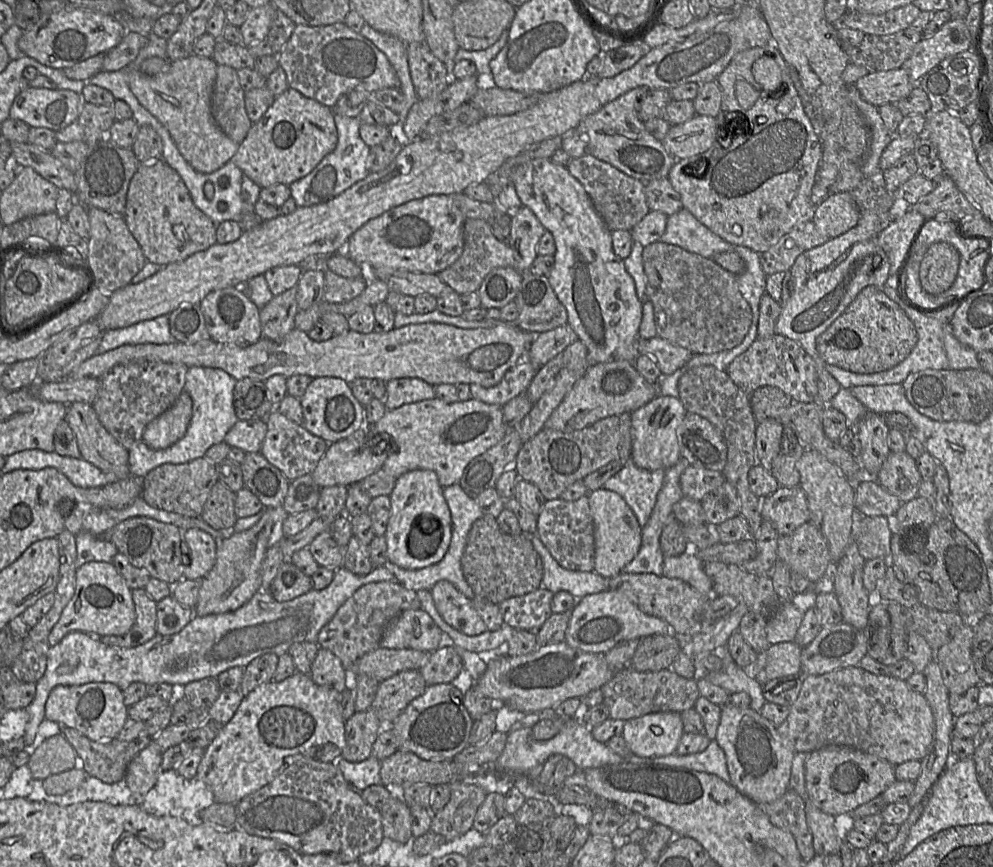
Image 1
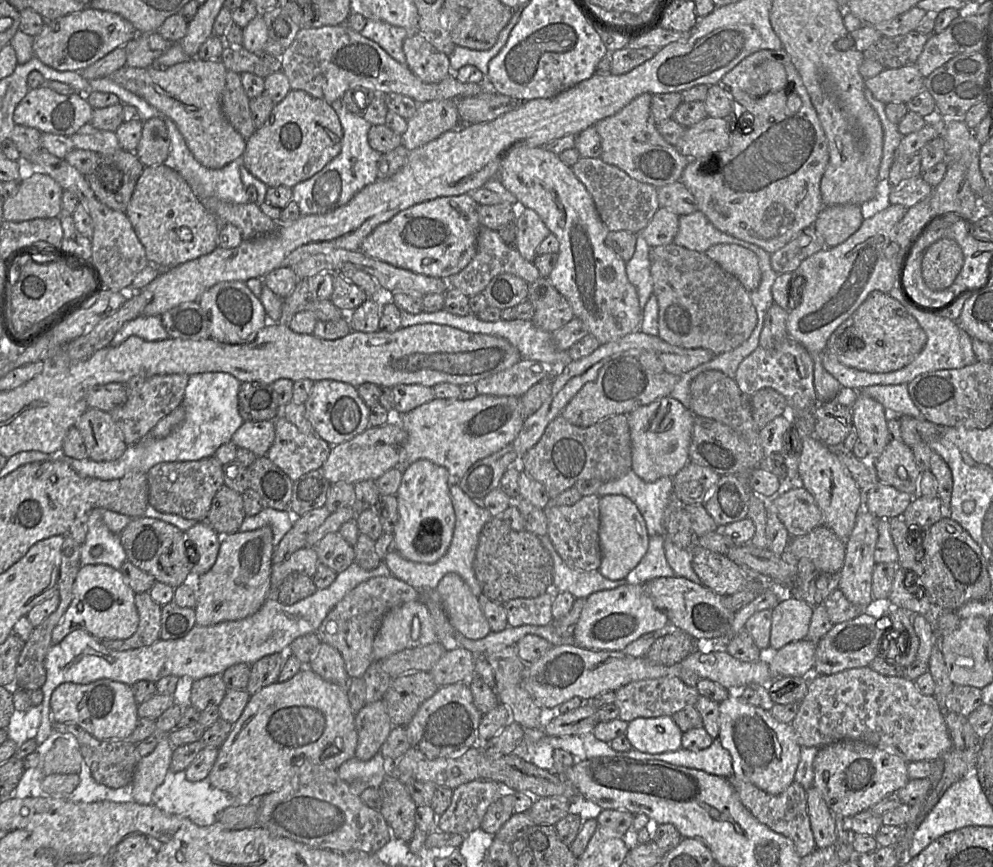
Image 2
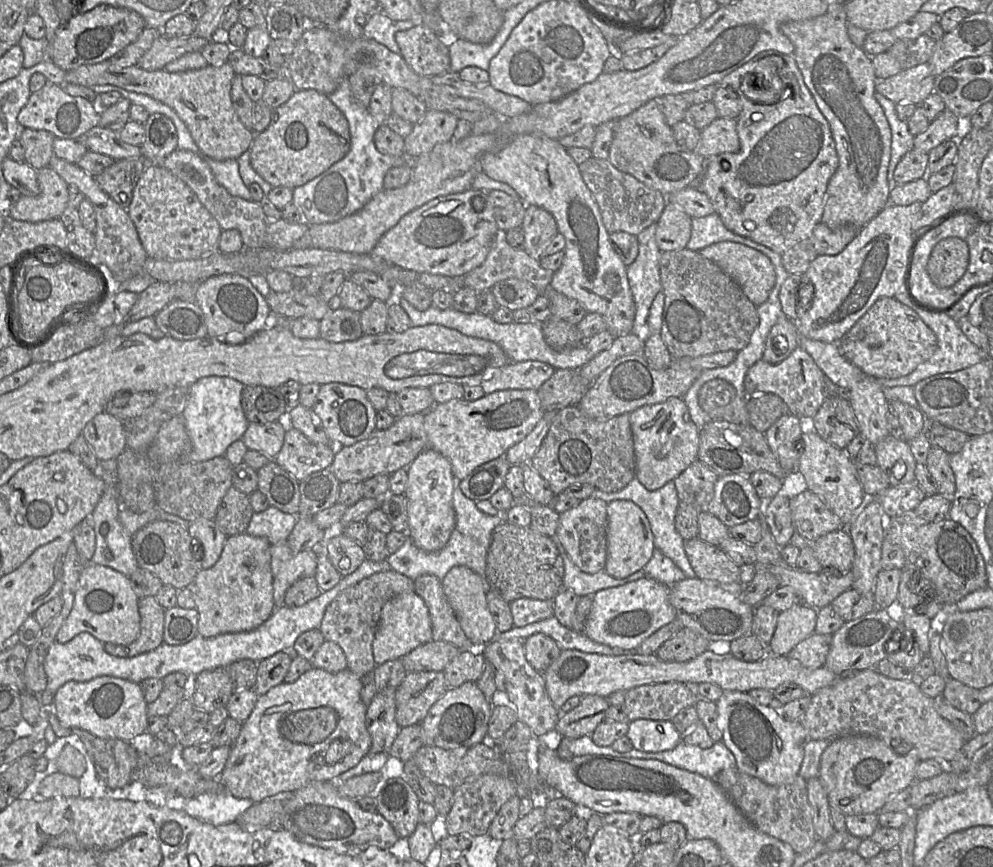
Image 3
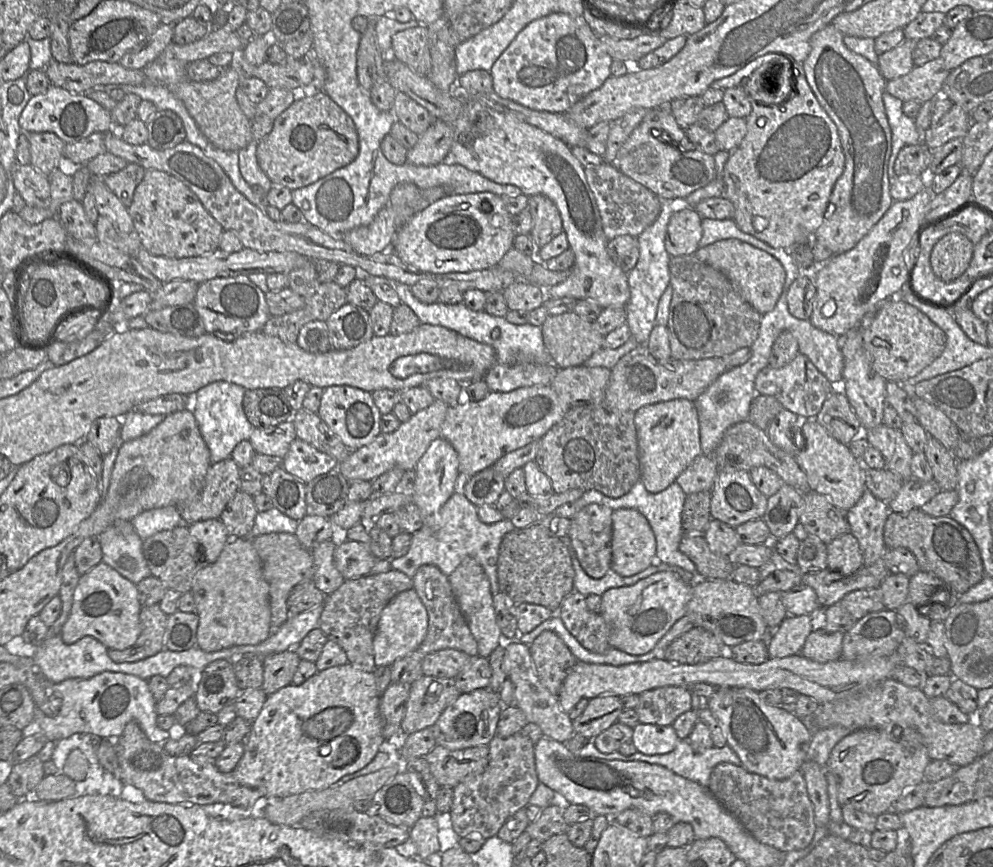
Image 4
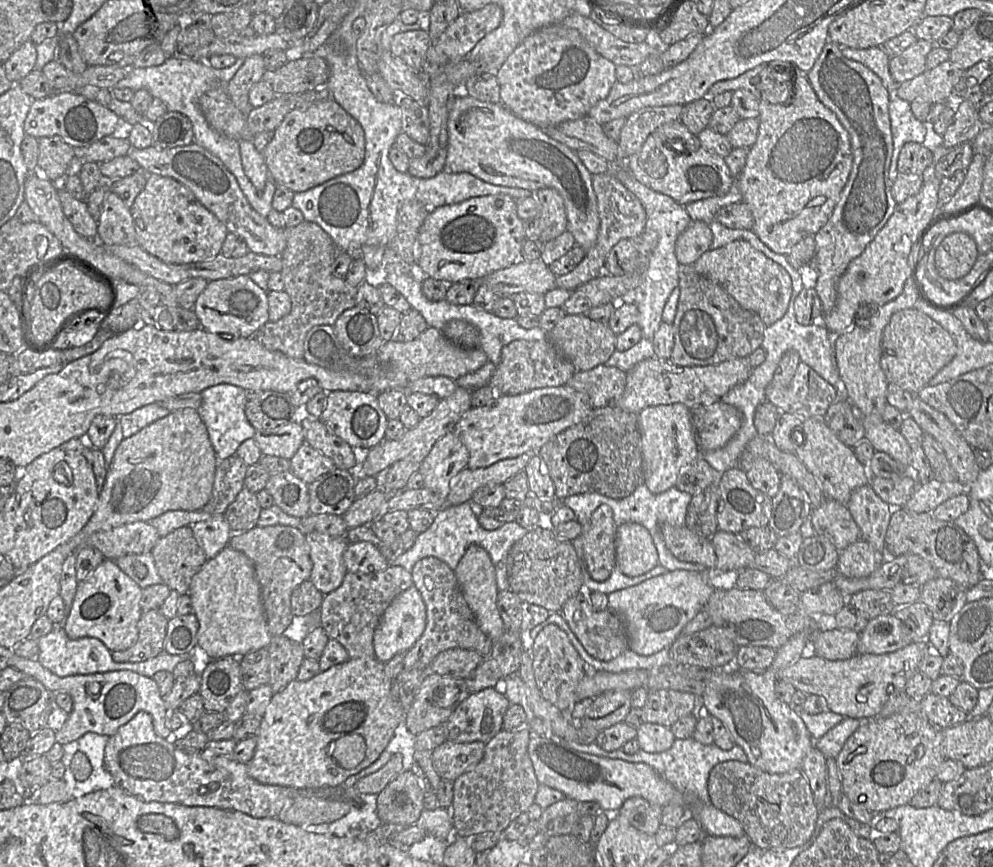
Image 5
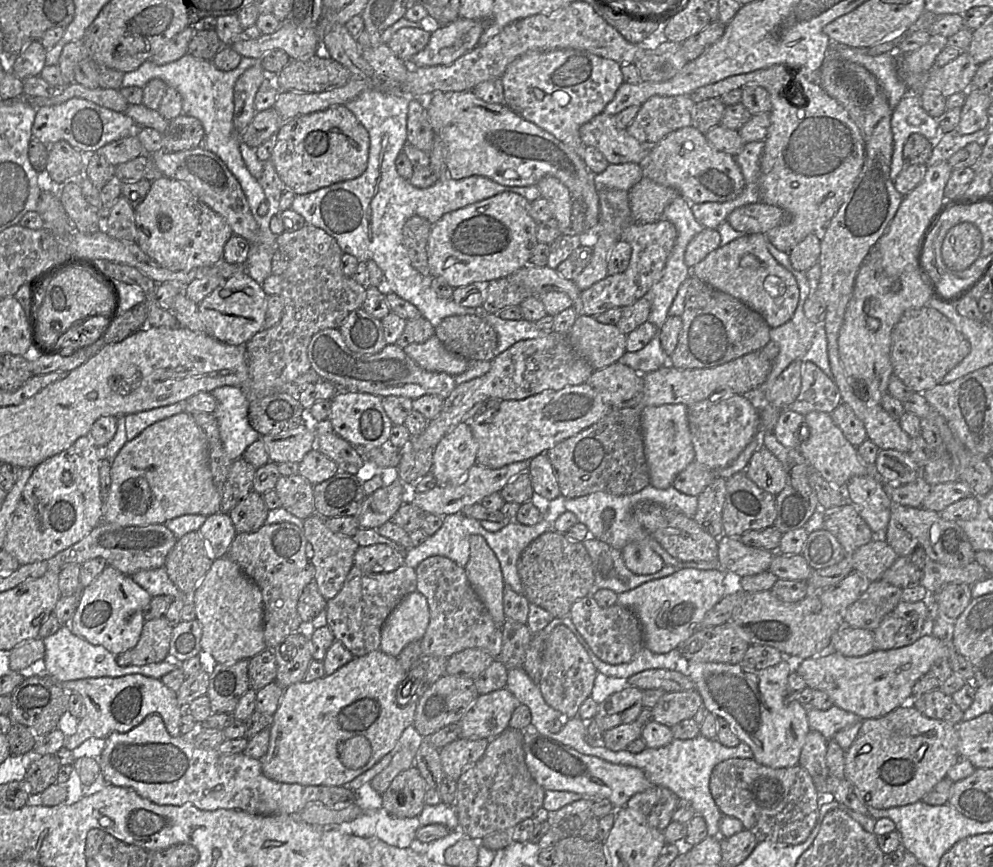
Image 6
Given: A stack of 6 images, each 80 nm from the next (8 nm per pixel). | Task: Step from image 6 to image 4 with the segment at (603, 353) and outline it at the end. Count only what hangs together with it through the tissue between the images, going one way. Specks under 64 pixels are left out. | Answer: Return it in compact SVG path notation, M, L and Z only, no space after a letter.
M574 312L550 316L541 326L544 345L557 368L583 366L596 352L603 349L605 336L594 327L594 322L585 320Z

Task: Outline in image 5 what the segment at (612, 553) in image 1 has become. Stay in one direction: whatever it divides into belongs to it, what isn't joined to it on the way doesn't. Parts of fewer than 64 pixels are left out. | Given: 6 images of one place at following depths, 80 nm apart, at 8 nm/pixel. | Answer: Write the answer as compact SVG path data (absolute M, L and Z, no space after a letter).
M638 523L617 527L616 563L627 576L642 575L659 564L659 556L649 531Z

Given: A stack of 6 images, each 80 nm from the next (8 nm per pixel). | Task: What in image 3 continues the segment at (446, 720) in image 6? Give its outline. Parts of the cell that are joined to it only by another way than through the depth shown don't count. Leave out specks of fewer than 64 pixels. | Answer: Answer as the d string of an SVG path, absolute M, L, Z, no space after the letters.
M409 672L395 692L400 729L420 724L448 689L442 672Z

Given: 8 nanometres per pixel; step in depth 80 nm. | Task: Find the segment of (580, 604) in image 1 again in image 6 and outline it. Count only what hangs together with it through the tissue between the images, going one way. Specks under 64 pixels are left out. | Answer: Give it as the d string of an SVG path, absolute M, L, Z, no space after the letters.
M681 568L669 576L618 594L616 603L630 608L638 616L644 647L655 653L666 653L699 629L705 614L725 596L723 579L726 572L721 568Z

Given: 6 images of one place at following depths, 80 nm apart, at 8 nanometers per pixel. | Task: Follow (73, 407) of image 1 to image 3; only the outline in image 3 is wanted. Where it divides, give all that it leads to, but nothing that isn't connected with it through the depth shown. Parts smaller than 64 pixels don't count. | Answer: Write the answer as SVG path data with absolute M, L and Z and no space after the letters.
M105 411L87 423L82 436L99 461L116 460L127 448L124 422Z

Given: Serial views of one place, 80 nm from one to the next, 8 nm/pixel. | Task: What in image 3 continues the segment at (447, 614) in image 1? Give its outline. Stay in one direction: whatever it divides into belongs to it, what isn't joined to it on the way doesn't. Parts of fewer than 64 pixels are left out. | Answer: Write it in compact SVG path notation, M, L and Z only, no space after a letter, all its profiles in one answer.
M455 566L443 578L442 587L473 648L481 648L491 642L498 631L486 600L489 587L486 578L482 578L466 566Z

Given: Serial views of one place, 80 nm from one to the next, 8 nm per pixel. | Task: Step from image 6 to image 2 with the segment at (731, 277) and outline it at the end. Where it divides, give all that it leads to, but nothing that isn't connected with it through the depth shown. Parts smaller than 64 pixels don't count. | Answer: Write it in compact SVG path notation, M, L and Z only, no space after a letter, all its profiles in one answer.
M718 244L704 254L735 276L749 293L758 288L761 282L759 261L749 249L735 244Z

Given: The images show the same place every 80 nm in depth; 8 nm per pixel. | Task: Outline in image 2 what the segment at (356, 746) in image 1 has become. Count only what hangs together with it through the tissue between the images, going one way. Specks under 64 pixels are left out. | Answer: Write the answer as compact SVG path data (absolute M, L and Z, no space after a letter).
M378 700L366 704L355 715L355 727L358 734L355 758L370 760L379 753L393 727L384 702Z

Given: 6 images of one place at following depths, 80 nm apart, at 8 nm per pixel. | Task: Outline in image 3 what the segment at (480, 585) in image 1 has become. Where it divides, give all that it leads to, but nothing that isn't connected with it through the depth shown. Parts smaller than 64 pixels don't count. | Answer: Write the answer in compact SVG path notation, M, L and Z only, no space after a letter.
M507 521L492 533L486 560L486 580L491 592L510 603L521 598L553 600L563 589L564 562L552 538L530 526L520 527Z

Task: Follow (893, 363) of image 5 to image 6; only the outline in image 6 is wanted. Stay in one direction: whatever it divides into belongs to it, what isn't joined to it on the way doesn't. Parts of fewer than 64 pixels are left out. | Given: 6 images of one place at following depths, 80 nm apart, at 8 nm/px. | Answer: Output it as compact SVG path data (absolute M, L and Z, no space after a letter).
M933 307L906 311L891 333L891 361L895 374L913 392L923 393L941 384L945 375L971 351L971 345L956 326Z

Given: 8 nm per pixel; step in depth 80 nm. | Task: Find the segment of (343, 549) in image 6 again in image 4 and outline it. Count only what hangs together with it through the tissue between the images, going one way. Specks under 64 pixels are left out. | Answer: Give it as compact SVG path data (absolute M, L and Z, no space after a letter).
M326 540L312 550L314 561L313 582L325 595L329 595L344 582L344 578L334 564L334 550L337 540Z

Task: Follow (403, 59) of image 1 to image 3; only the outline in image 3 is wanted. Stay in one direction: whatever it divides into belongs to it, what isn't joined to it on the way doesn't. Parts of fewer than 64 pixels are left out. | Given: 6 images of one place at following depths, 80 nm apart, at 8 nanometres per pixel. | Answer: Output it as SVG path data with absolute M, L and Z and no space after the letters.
M381 11L372 13L363 27L364 37L375 40L386 46L391 52L400 54L400 48L395 40L398 31L408 30L420 23L418 19L396 21Z

